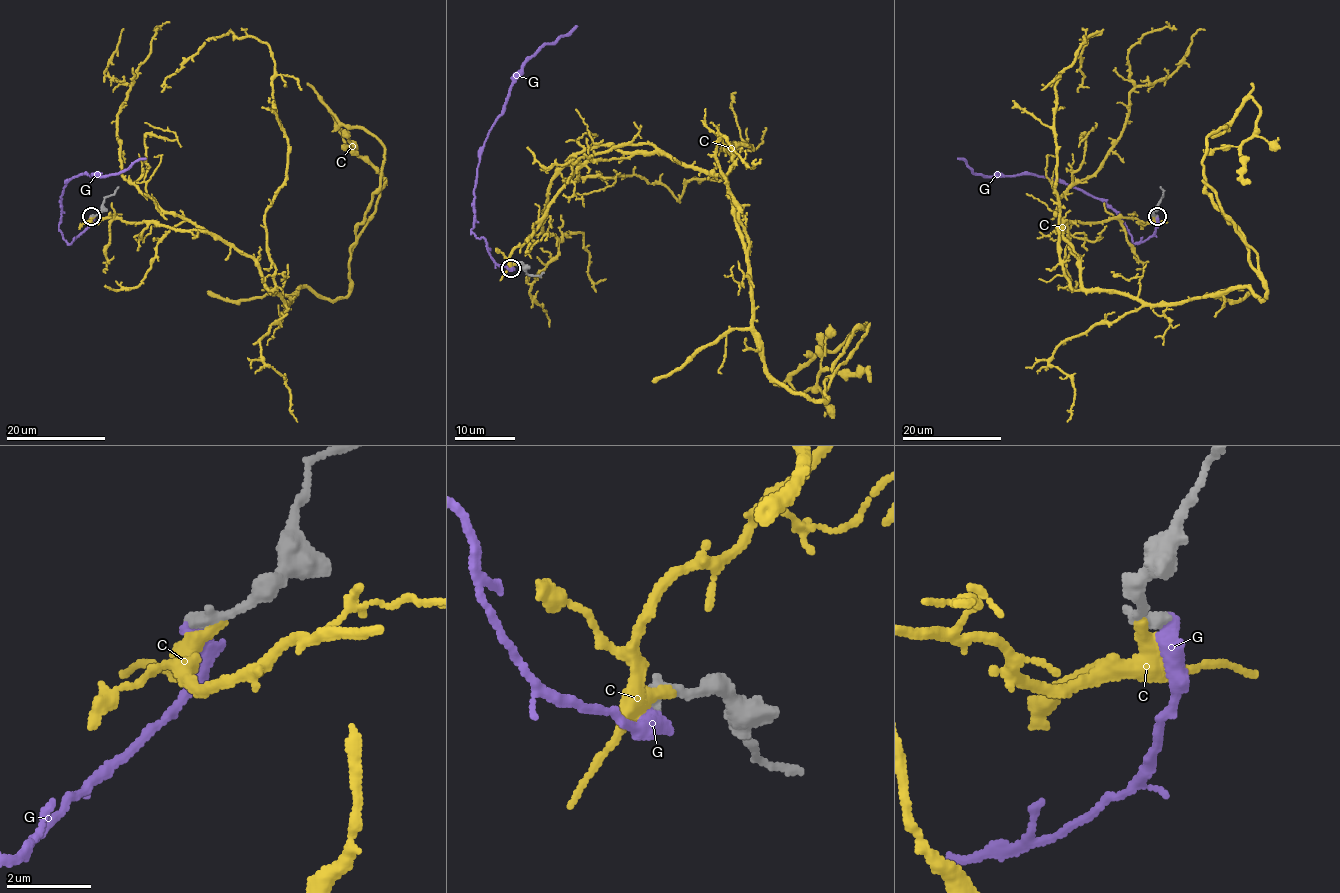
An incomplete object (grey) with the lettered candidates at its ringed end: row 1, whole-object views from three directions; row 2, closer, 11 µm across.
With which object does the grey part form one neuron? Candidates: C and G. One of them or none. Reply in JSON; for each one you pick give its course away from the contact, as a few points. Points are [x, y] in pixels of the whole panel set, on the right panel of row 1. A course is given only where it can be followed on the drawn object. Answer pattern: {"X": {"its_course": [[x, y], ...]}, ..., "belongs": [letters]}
{"G": {"its_course": [[1156, 215], [1155, 233], [1132, 244], [1125, 223], [1100, 199], [1034, 174], [975, 174], [958, 158]]}, "belongs": ["G"]}

